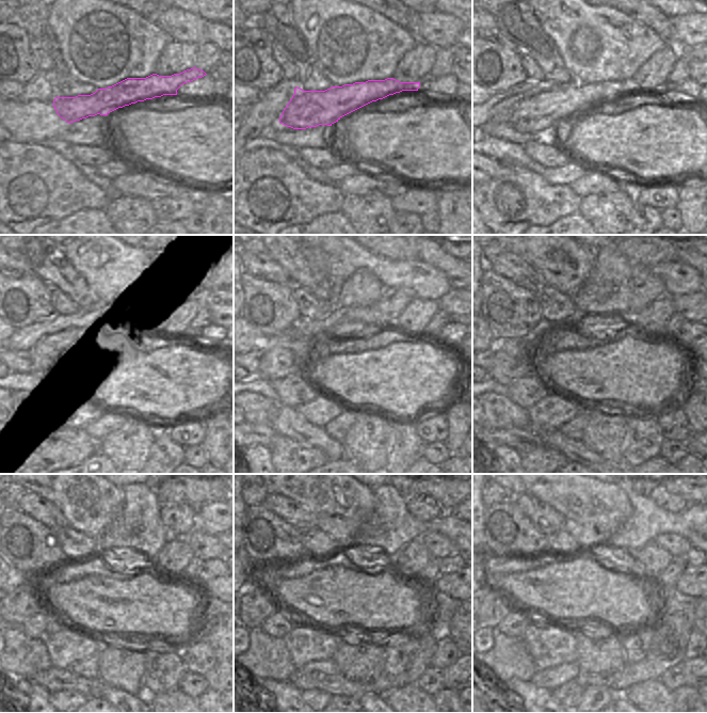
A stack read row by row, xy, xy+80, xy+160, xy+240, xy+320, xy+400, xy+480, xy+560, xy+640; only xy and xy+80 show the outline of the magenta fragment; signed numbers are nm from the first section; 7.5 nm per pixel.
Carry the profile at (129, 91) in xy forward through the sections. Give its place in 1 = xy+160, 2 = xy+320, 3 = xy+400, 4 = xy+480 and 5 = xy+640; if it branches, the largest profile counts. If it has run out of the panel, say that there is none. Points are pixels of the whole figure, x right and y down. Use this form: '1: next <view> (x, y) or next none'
1: next xy+160 (539, 115)
2: next xy+320 (283, 357)
3: next xy+400 (511, 361)
4: next xy+480 (21, 602)
5: next xy+640 (494, 607)

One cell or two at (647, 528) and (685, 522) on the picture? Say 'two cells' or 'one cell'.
one cell

